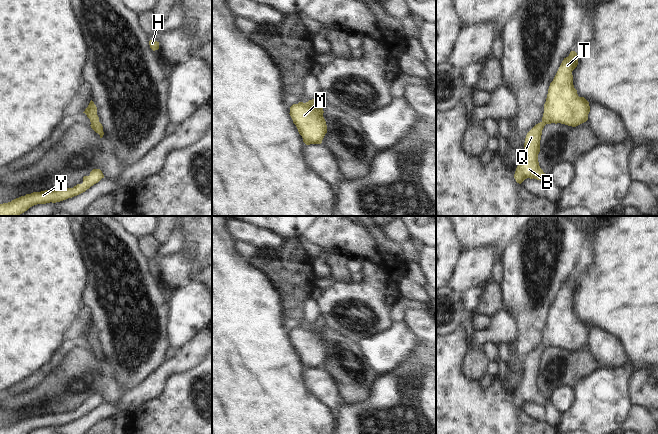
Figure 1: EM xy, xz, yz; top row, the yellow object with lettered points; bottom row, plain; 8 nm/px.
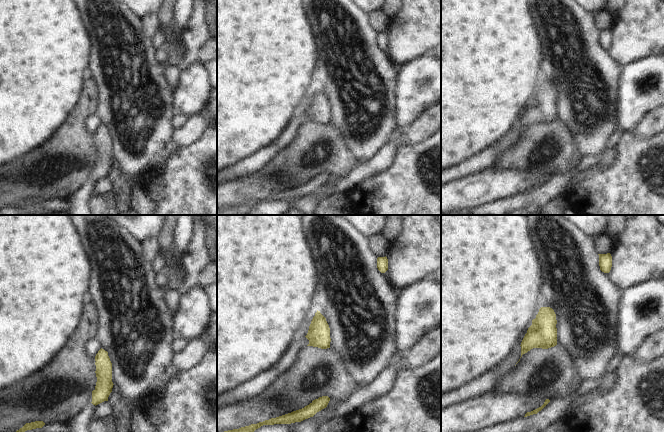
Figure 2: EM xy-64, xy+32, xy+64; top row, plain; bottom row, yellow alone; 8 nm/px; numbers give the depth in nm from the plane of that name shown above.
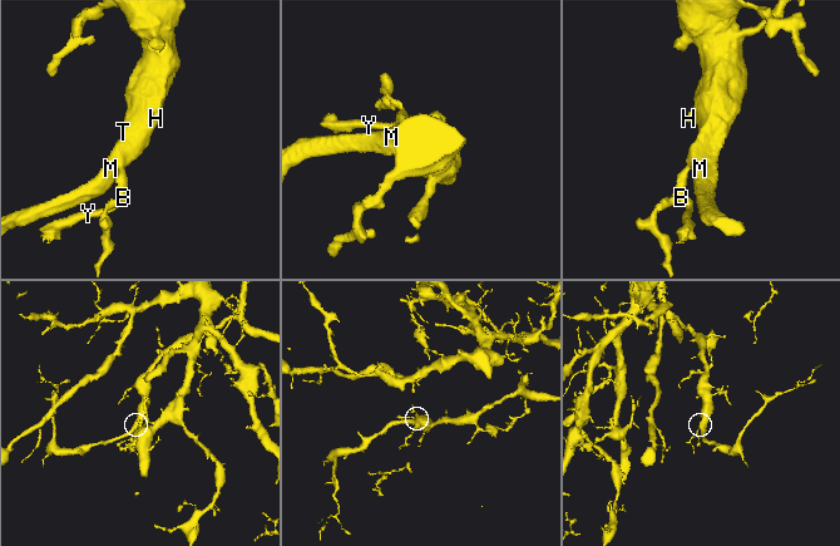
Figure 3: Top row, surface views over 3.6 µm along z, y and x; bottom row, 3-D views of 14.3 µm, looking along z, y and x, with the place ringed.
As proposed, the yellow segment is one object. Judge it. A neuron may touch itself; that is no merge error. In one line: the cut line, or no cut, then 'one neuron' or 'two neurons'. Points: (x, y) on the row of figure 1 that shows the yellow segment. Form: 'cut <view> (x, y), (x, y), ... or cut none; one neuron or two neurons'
cut none; one neuron

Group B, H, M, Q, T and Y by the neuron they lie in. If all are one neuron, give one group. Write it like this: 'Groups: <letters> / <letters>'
Groups: B H M Q T Y.

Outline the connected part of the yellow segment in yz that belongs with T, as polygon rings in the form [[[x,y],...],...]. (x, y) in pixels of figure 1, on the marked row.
[[[571,51],[569,56],[562,61],[550,83],[542,121],[536,124],[525,138],[521,161],[514,174],[514,178],[519,184],[527,178],[543,182],[547,178],[538,162],[542,130],[546,124],[561,123],[576,127],[588,120],[589,102],[584,97],[578,96],[573,85],[572,71],[577,65],[577,53]]]

